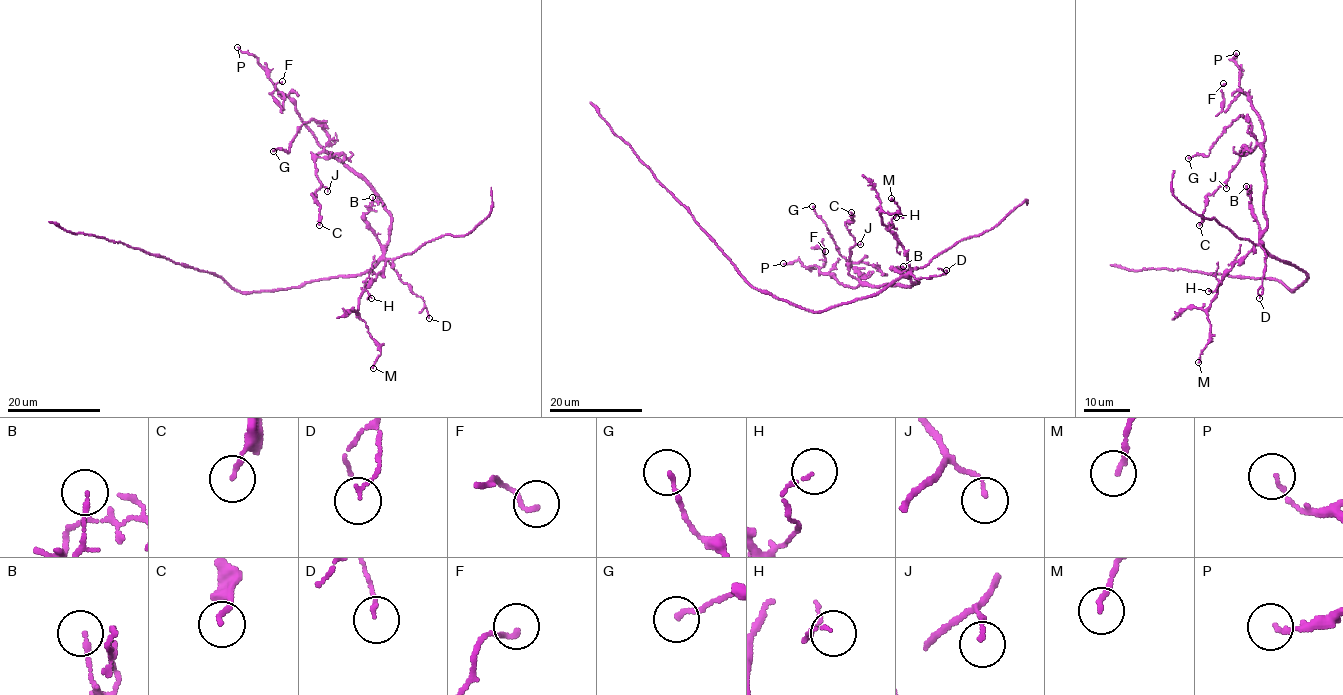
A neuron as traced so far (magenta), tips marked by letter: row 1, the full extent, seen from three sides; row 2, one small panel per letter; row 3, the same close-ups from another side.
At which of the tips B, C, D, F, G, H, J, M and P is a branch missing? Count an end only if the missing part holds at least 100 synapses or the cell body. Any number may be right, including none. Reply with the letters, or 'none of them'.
none of them

